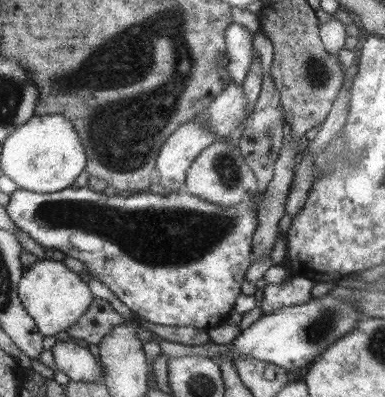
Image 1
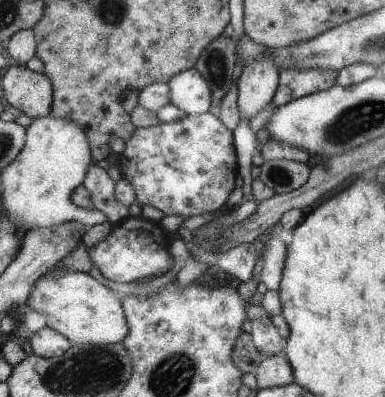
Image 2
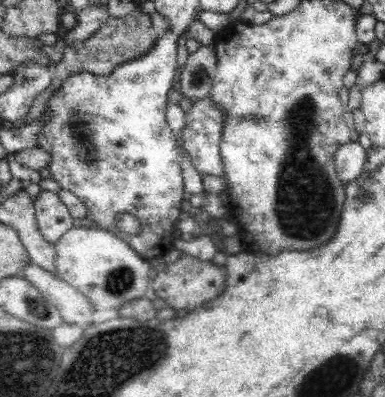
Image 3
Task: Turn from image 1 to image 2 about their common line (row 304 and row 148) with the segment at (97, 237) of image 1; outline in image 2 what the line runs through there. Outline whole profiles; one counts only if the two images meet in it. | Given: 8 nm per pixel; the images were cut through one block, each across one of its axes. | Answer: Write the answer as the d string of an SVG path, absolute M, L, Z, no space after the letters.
M185 114L181 120L173 120L169 124L157 122L149 128L135 128L133 134L123 140L119 172L121 178L131 186L131 196L141 206L151 206L163 216L185 216L193 218L205 212L217 212L235 190L235 180L239 176L237 156L233 148L233 134L223 126L217 114Z

